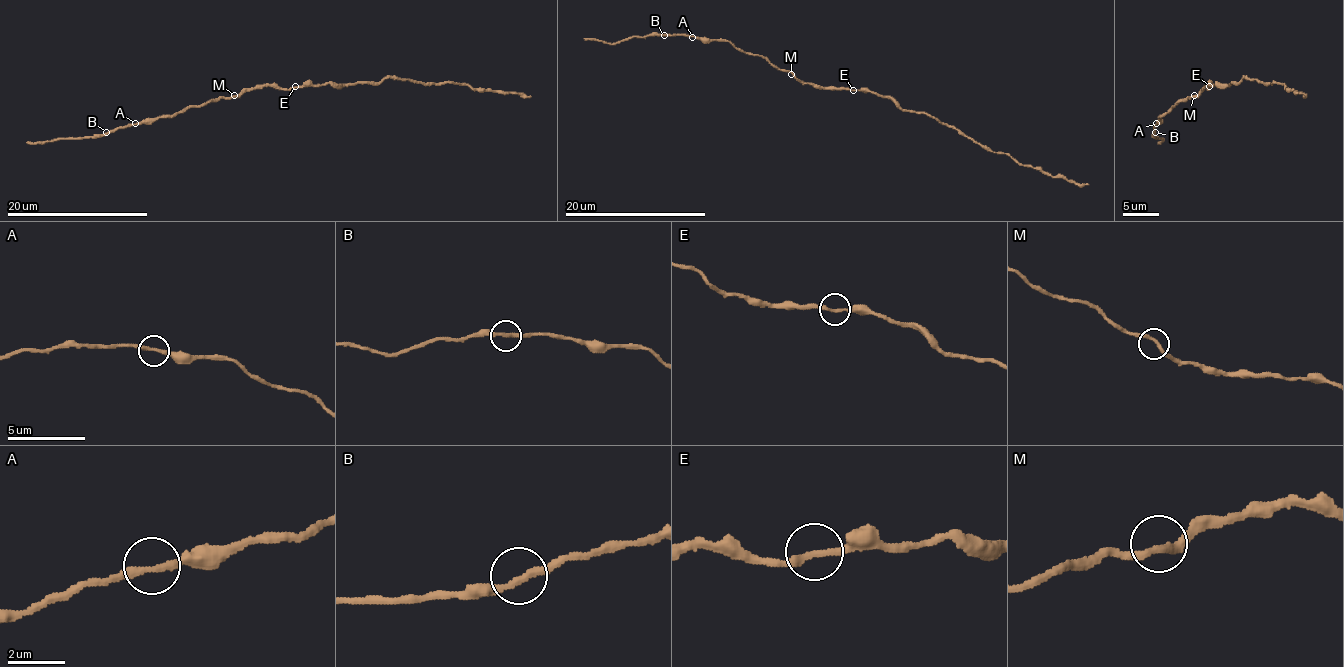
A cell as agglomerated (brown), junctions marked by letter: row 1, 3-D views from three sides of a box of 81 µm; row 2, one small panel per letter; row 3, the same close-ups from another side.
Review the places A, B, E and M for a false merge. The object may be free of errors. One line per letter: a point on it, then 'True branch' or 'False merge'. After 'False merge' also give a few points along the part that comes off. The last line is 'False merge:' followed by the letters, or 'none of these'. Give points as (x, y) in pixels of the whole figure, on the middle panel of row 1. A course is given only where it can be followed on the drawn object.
A: Place: (692, 37). True branch
B: Place: (664, 35). True branch
E: Place: (853, 90). False merge. Course of the part to remove: (853, 90), (890, 97), (903, 110), (924, 111), (954, 125), (993, 152), (1009, 154), (1053, 177), (1089, 184)
M: Place: (791, 74). True branch
False merge: E

